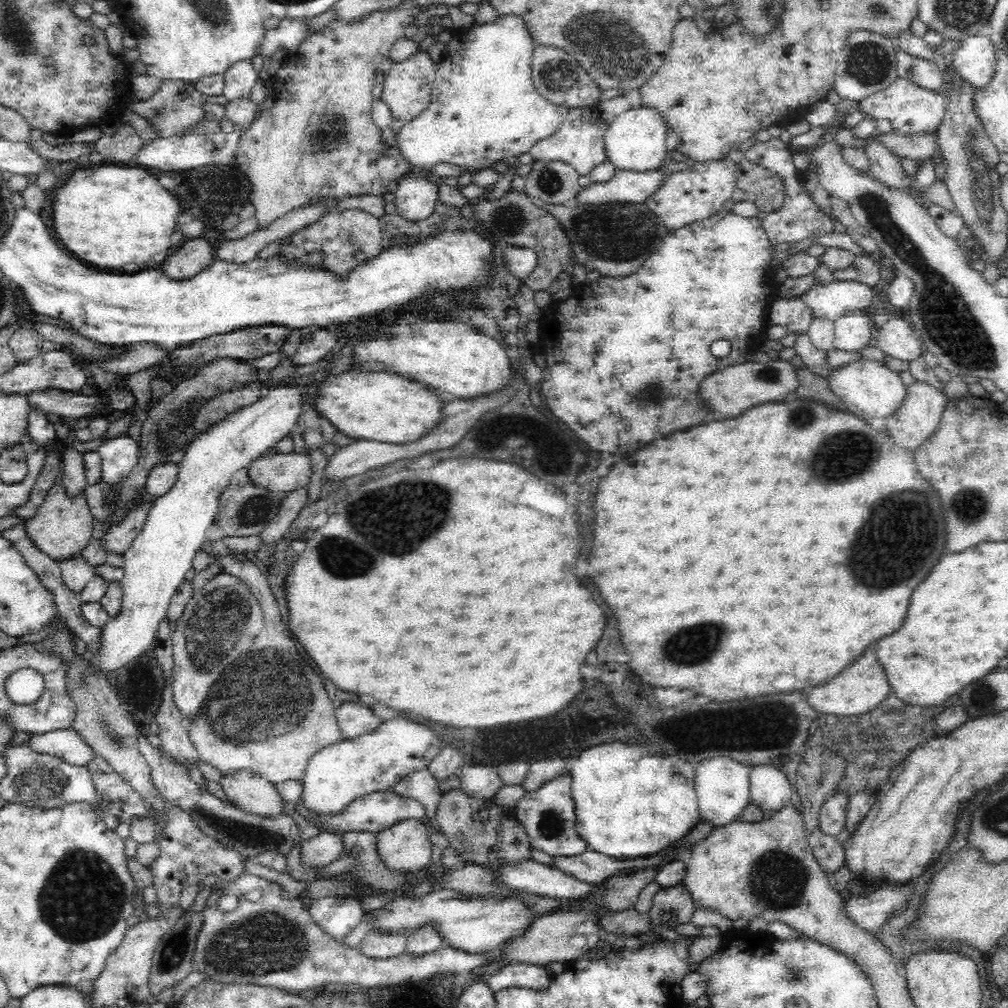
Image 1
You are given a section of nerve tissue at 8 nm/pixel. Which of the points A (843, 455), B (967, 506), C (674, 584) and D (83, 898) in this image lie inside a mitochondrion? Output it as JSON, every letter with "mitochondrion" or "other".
{"A":"mitochondrion","B":"mitochondrion","C":"other","D":"mitochondrion"}

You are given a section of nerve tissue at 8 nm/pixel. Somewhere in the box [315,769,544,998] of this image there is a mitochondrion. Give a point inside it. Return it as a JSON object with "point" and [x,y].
{"point":[328,879]}

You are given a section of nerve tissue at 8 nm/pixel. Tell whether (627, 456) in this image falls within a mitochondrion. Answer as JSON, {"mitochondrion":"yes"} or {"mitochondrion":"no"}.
{"mitochondrion":"no"}

